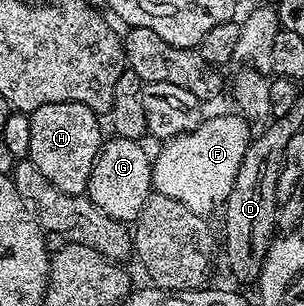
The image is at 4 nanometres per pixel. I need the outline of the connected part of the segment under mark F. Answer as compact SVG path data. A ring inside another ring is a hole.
M239 113L220 114L210 118L205 117L197 127L174 138L169 138L161 145L162 150L153 157L151 168L153 170L153 191L164 194L166 197L175 198L183 202L188 210L198 215L211 215L211 211L225 205L228 194L235 184L236 174L239 172L240 163L252 139L251 123Z

